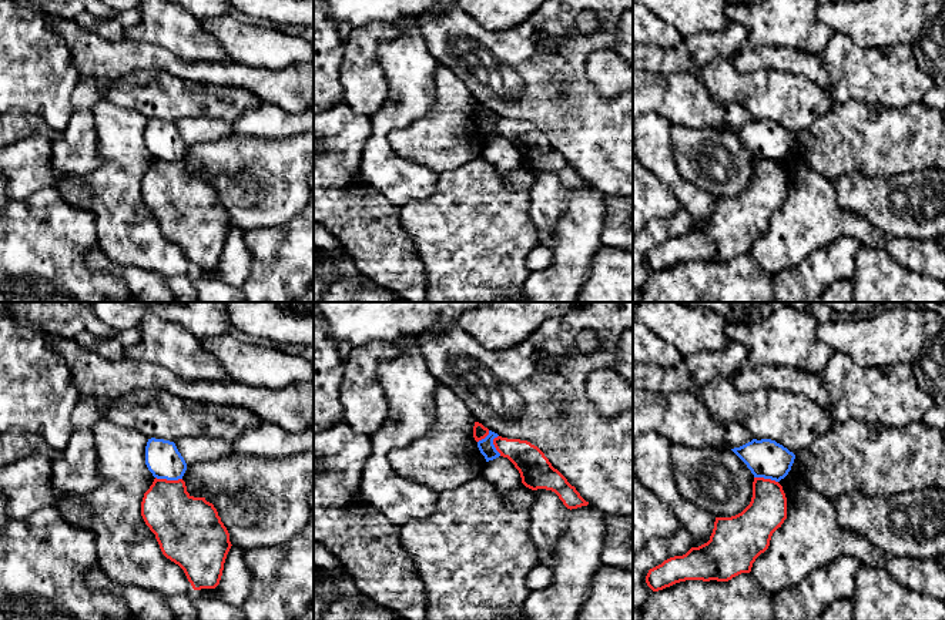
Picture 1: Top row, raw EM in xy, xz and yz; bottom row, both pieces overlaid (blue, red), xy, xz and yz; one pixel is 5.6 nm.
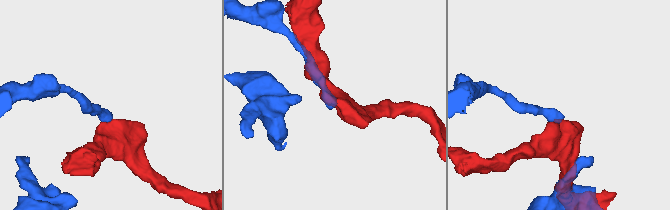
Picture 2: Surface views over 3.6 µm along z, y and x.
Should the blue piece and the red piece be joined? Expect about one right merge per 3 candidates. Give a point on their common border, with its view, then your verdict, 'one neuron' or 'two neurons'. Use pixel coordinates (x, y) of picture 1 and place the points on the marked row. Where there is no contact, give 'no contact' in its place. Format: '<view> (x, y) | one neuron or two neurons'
xy (168, 479) | two neurons

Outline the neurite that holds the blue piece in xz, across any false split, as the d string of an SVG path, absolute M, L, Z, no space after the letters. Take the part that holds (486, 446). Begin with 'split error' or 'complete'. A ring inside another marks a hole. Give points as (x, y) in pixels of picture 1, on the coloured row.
complete; M489 430L489 435L477 442L477 448L480 453L485 456L486 462L493 460L500 456L500 453L496 450L493 445L493 439L497 438L499 435Z

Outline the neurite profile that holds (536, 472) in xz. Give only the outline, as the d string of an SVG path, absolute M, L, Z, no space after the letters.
M497 436L493 445L500 456L507 458L519 470L522 483L532 489L554 492L567 509L587 506L580 493L552 466L544 453L527 440Z

